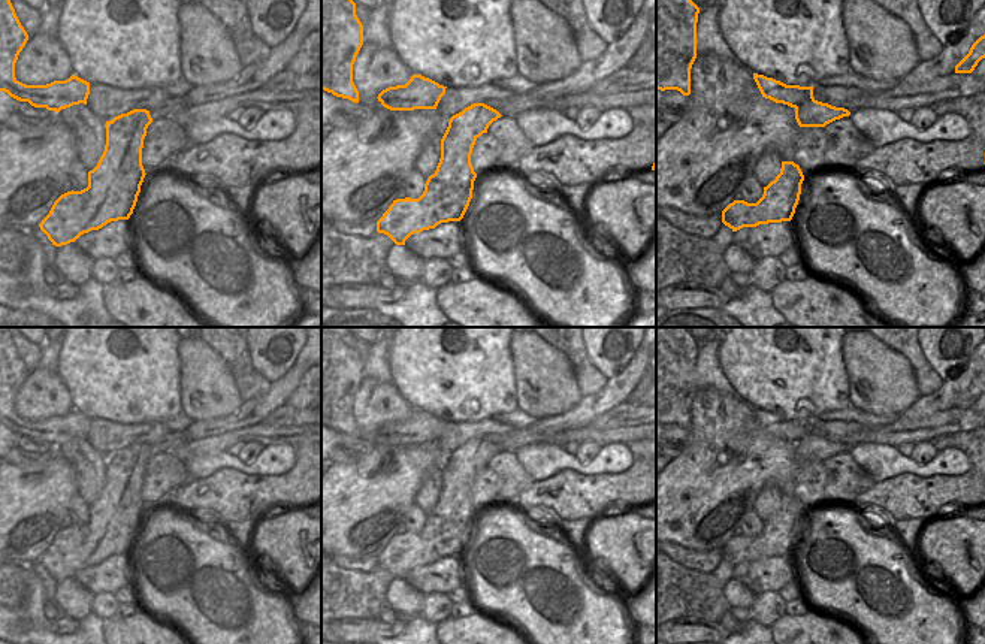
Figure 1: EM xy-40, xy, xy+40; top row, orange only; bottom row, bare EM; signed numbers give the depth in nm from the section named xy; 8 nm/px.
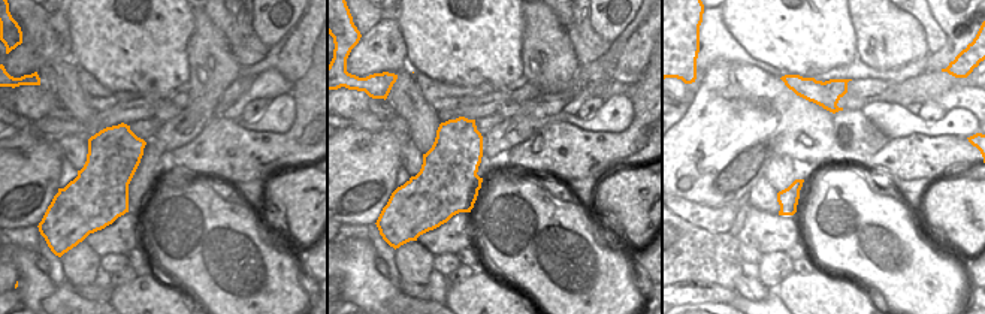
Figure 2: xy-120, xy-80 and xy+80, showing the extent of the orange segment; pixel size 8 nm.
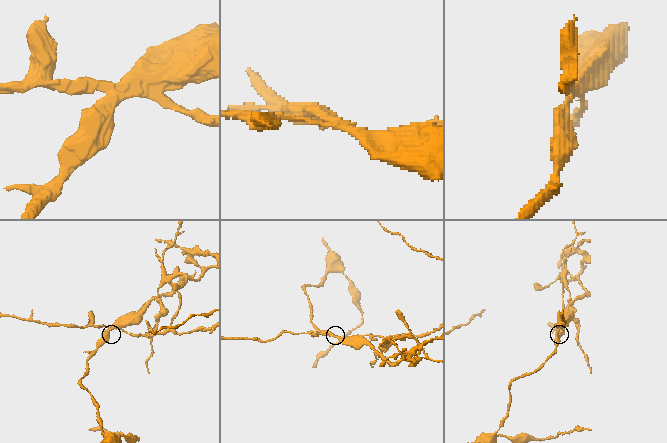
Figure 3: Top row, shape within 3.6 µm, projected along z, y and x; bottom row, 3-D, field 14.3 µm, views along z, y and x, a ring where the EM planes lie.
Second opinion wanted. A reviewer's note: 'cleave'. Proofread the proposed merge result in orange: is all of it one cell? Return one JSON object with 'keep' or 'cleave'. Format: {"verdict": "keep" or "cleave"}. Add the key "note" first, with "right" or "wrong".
{"note": "right", "verdict": "cleave"}

